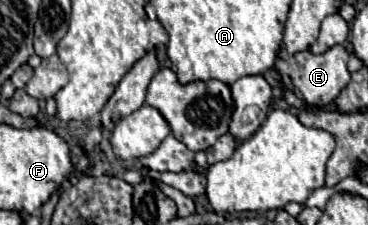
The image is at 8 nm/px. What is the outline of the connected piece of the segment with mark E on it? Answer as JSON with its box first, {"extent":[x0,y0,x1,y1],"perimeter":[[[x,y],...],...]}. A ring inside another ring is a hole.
{"extent":[276,45,350,105],"perimeter":[[[334,45],[322,55],[314,55],[310,51],[300,51],[296,55],[290,55],[286,61],[276,61],[276,71],[282,77],[282,83],[286,89],[290,89],[296,97],[306,101],[308,105],[328,105],[332,103],[338,93],[348,85],[350,73],[346,69],[346,63],[350,59],[350,53],[344,45]]]}

